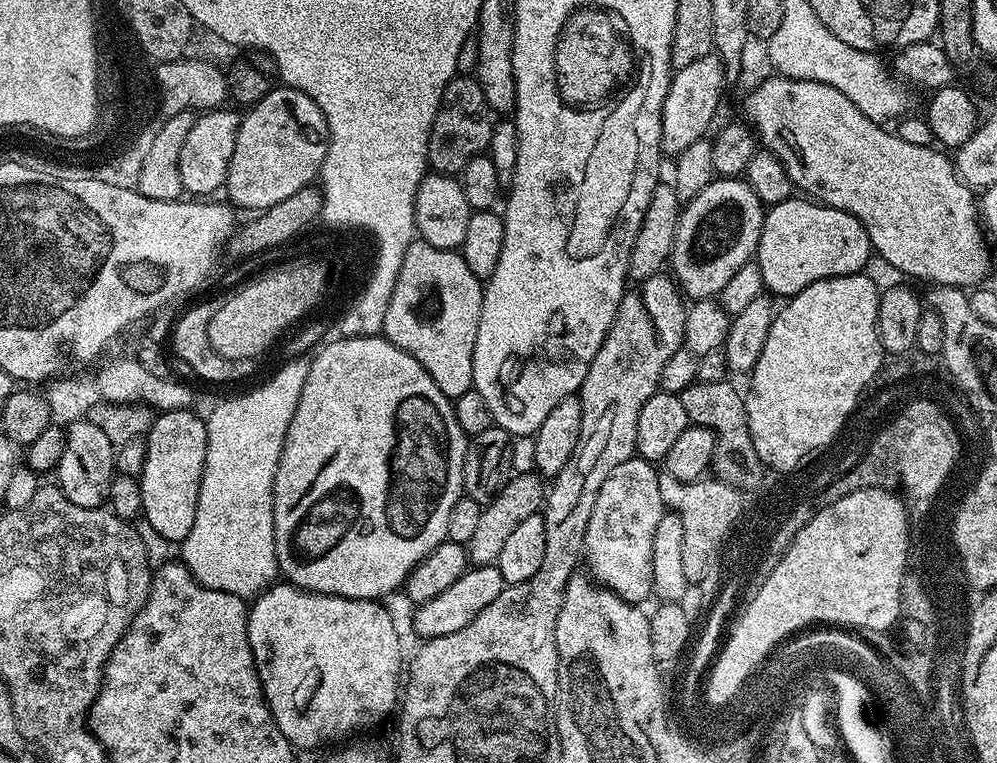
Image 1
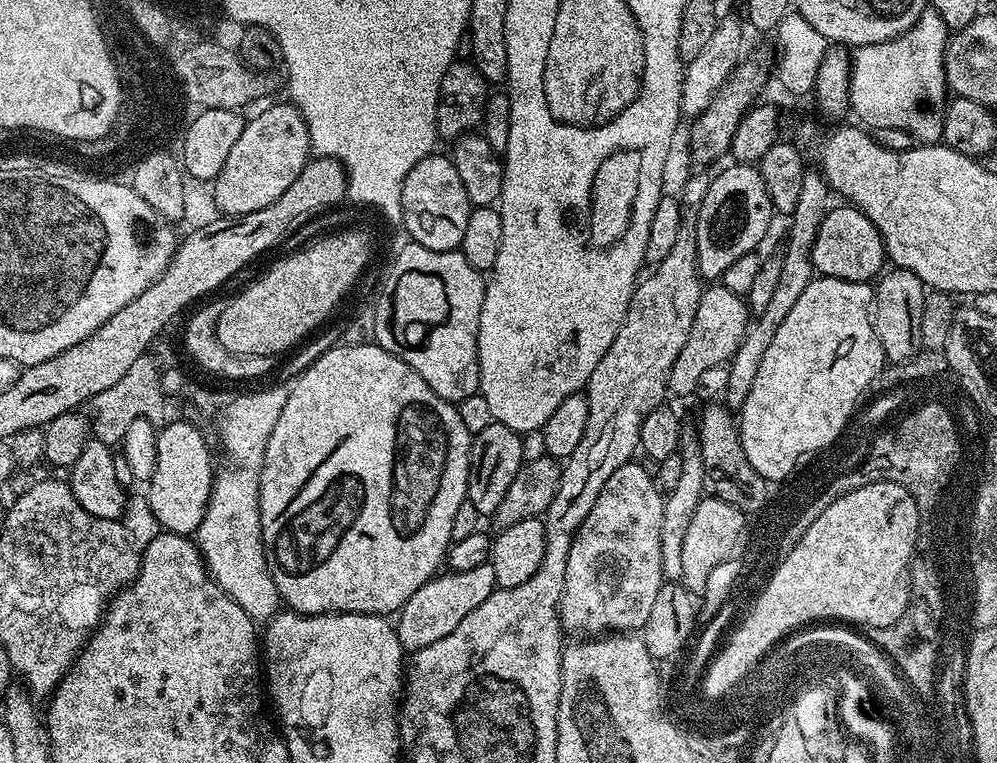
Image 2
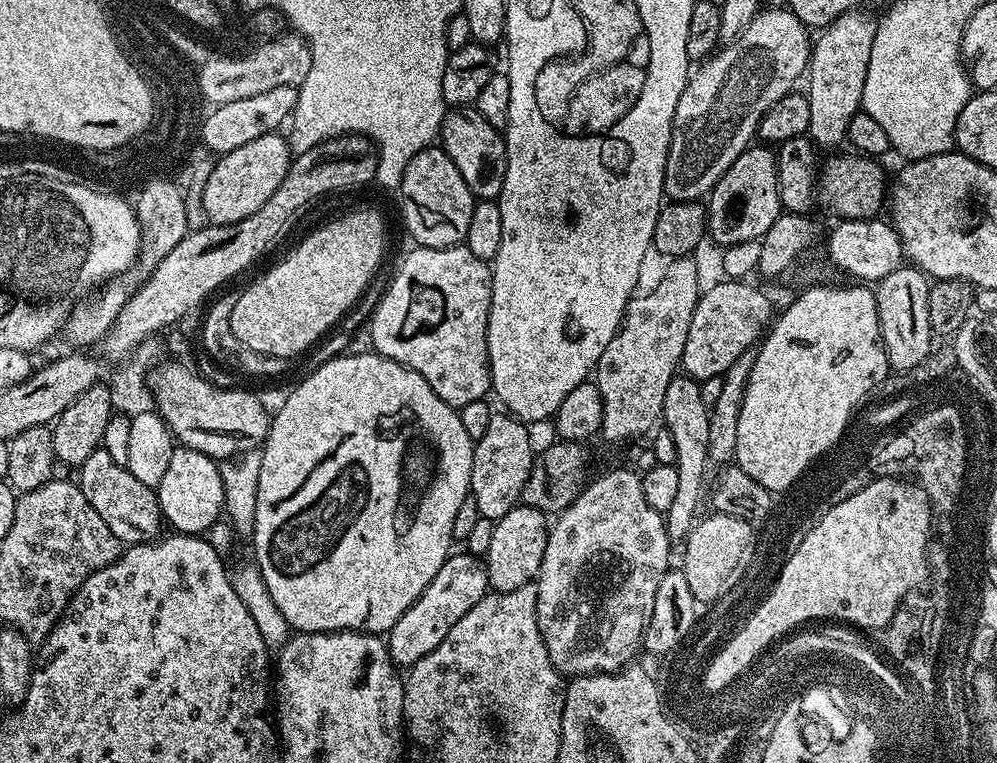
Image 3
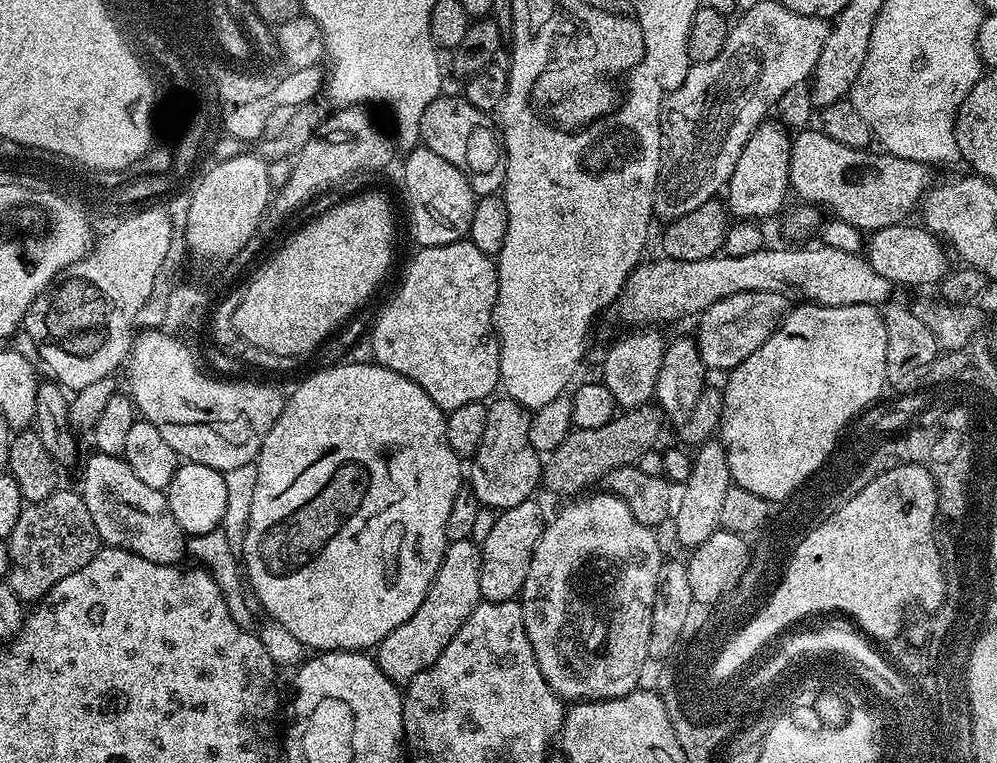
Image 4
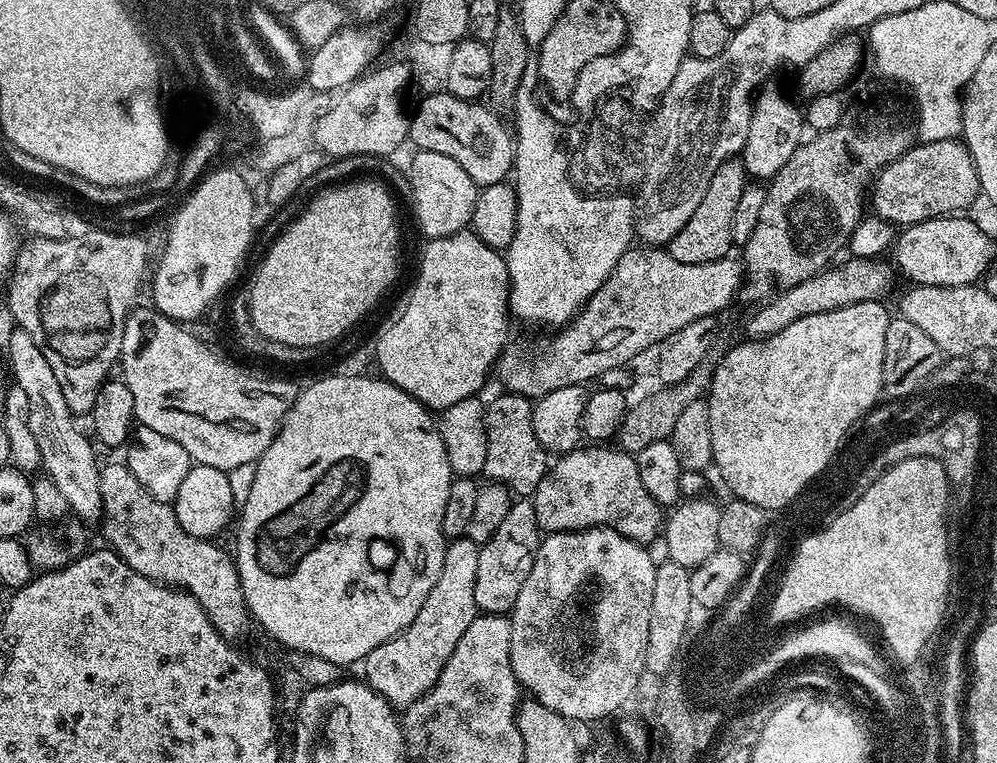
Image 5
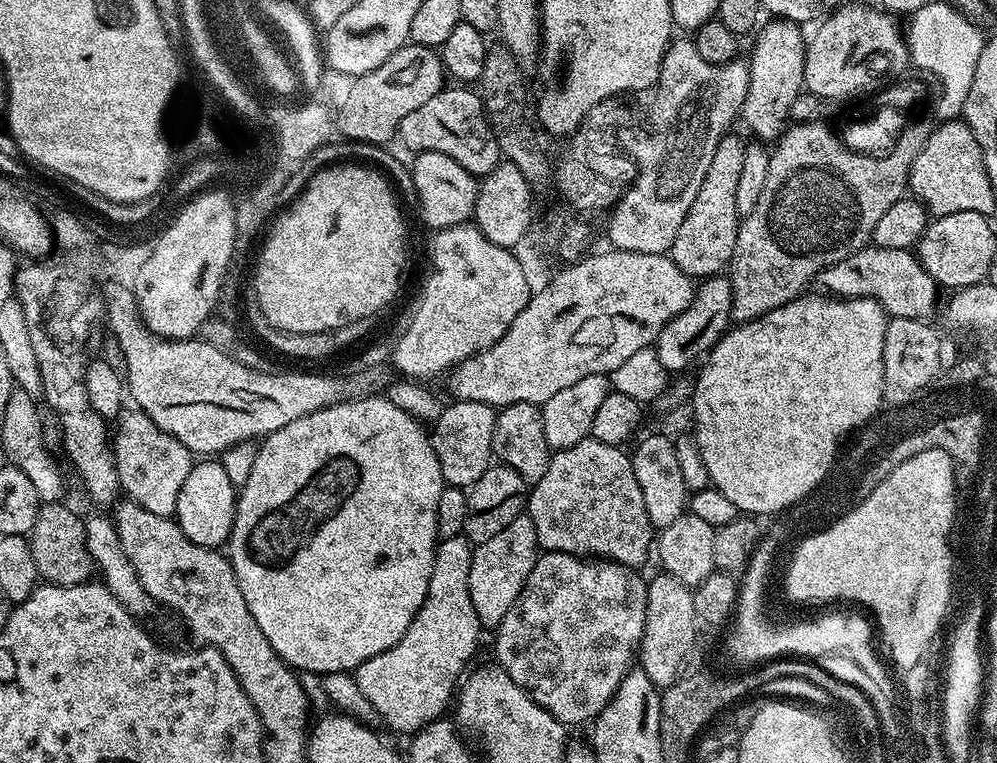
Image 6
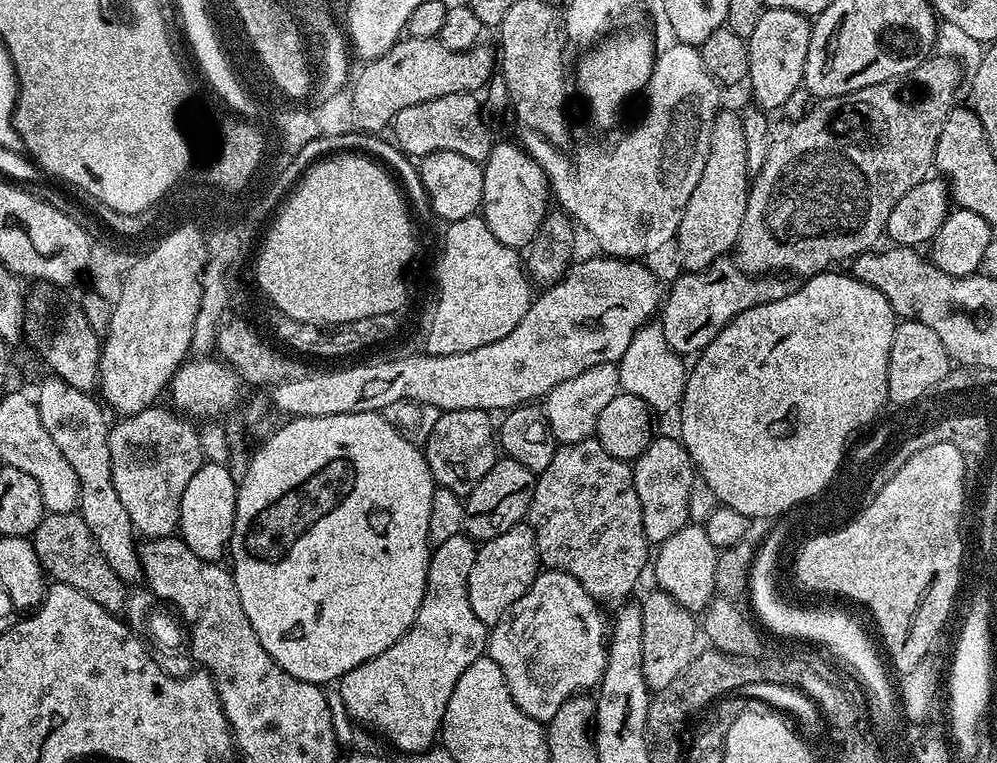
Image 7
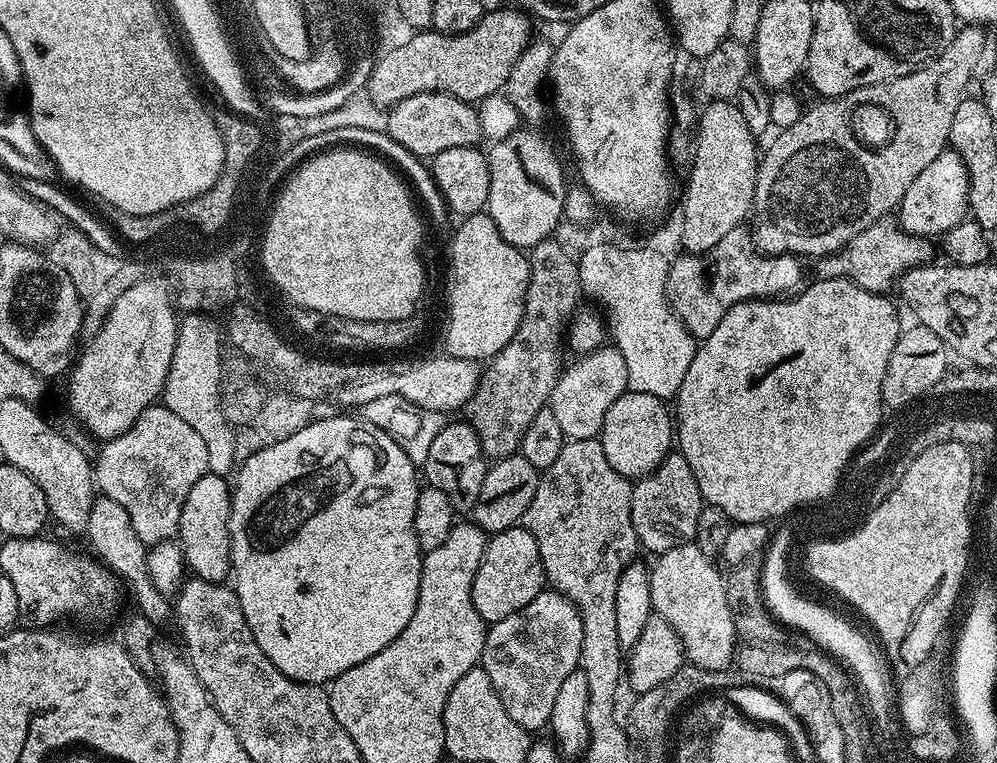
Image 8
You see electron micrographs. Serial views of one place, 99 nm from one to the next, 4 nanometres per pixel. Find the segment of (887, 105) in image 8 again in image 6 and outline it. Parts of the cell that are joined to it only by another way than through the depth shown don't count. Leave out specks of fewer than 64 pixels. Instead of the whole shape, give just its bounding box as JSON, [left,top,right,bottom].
[730,122,933,324]

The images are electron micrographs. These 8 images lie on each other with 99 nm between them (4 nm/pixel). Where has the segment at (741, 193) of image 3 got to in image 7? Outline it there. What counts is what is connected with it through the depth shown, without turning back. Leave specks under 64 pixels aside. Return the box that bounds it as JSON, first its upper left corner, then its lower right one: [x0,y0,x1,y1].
[747,8,812,110]

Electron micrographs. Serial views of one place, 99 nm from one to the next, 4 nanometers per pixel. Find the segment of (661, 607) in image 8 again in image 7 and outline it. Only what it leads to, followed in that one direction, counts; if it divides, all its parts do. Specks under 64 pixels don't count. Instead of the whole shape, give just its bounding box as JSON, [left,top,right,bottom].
[654,523,718,614]

